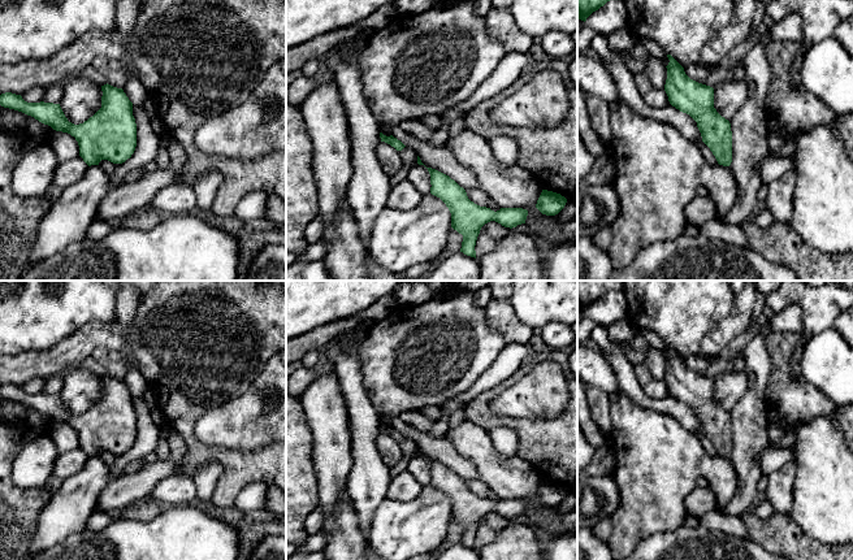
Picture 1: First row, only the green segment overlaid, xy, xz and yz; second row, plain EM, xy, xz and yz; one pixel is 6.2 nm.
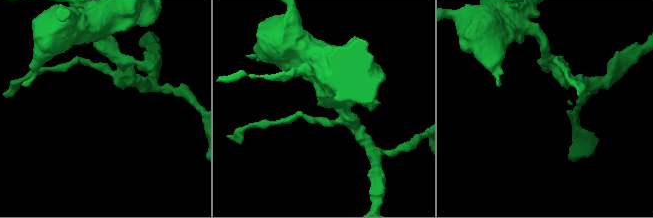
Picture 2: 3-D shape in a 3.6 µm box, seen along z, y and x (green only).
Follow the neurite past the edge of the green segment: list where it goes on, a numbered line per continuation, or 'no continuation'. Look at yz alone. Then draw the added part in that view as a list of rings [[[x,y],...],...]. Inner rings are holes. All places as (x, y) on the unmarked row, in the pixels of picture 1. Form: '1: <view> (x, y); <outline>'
no continuation

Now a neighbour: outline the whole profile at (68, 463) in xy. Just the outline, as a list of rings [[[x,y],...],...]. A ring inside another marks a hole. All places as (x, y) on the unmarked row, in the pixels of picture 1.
[[[81,447],[59,453],[52,476],[66,479],[68,477],[82,470],[88,460],[88,456]]]

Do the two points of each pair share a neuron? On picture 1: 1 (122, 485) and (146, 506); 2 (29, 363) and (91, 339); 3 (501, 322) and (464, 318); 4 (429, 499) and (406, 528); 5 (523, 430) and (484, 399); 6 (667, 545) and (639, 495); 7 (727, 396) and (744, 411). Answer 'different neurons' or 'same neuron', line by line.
1: different neurons
2: same neuron
3: different neurons
4: same neuron
5: same neuron
6: different neurons
7: different neurons

